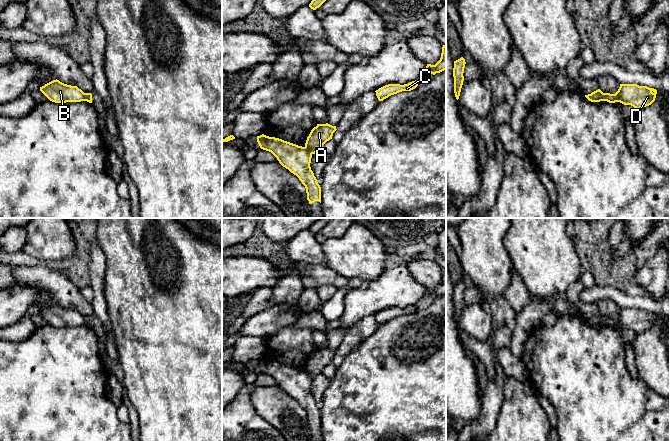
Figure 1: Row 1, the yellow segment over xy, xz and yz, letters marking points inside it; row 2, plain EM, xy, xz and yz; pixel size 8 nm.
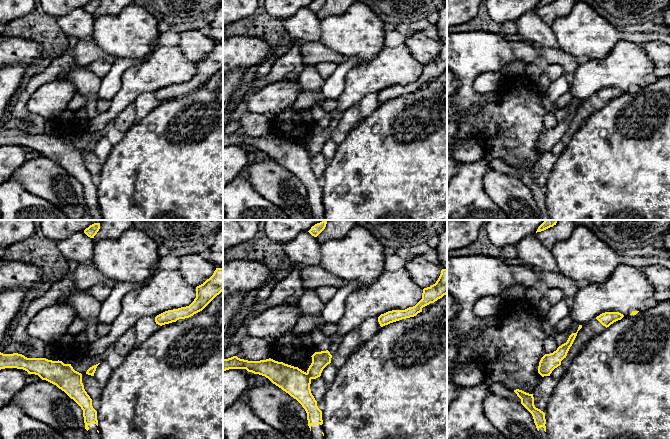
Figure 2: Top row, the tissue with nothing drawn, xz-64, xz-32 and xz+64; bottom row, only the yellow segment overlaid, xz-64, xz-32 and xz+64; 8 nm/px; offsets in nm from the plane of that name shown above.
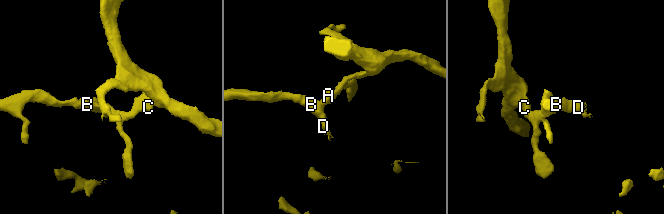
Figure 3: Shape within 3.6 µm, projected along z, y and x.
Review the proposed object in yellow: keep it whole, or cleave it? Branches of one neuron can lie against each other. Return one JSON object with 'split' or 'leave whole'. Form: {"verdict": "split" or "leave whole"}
{"verdict": "split"}

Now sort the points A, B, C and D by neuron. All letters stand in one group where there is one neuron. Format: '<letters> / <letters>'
A C / B D

